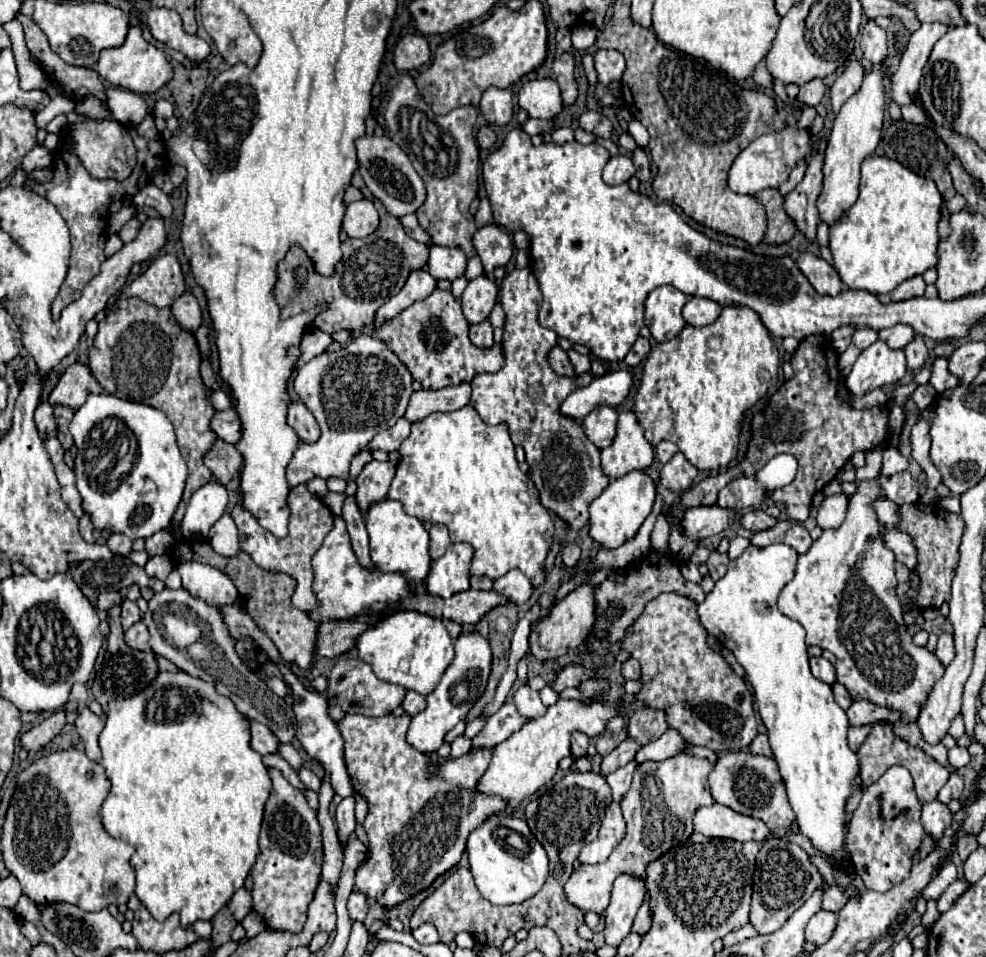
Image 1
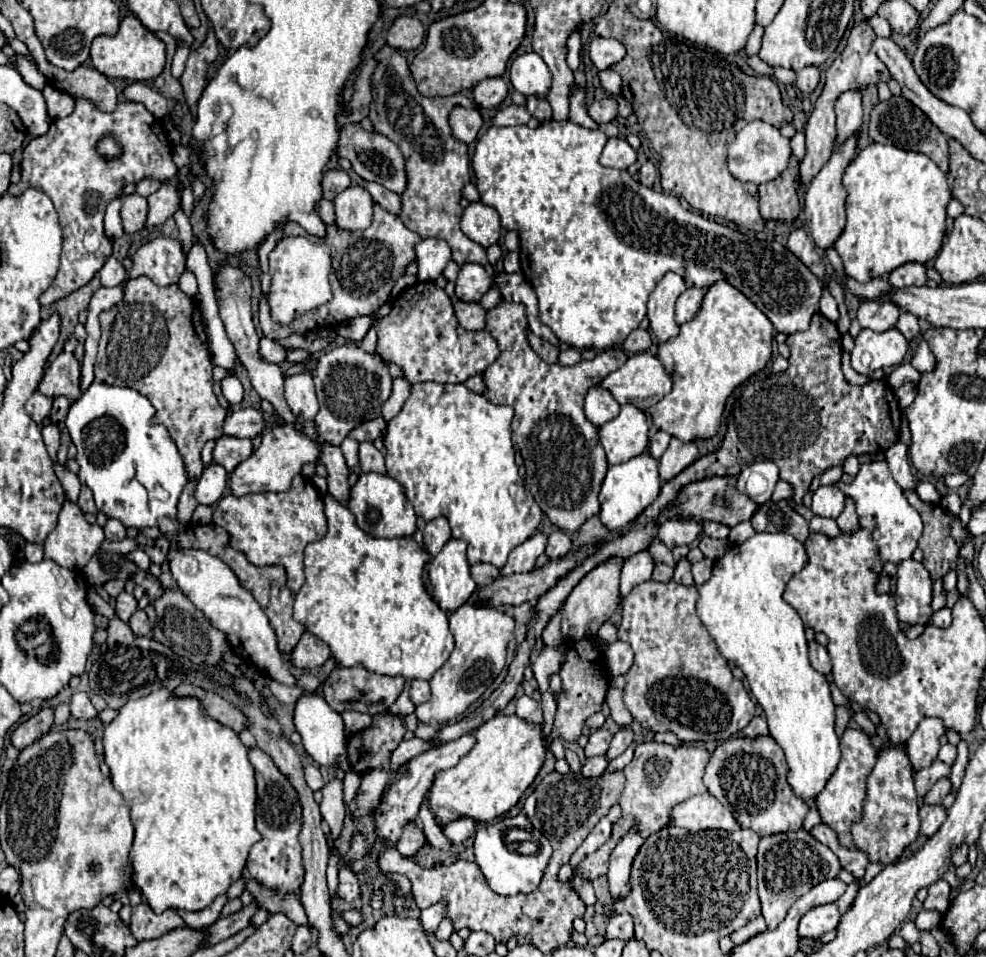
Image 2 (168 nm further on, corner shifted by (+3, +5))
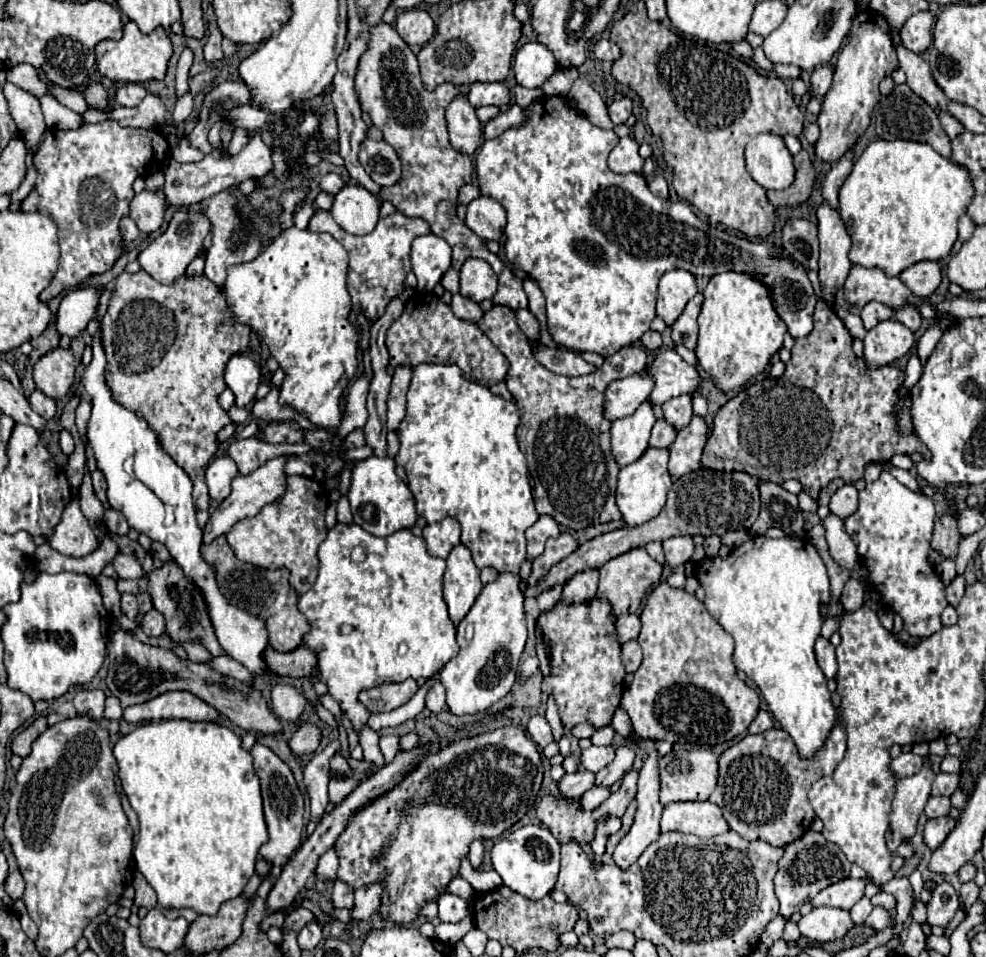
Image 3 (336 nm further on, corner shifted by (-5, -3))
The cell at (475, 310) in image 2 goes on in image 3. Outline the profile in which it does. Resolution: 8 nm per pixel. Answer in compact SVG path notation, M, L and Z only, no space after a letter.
M455 293L455 295L453 295L449 307L451 307L451 311L455 313L455 317L465 319L465 321L475 321L475 323L477 323L477 321L481 319L481 315L483 315L483 311L479 309L479 305L477 305L475 301L463 297L461 293Z

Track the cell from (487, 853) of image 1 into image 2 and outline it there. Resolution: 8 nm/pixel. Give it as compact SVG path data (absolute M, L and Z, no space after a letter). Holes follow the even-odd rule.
M523 813L517 815L517 817L511 817L511 819L497 819L493 823L485 823L475 833L475 863L483 871L487 885L497 895L507 897L507 895L519 895L519 893L531 893L531 891L535 891L539 887L539 883L541 883L543 871L545 871L549 859L551 859L551 845L547 841L547 837L543 837L539 831L535 831L533 825L529 823L529 819ZM513 827L527 829L527 831L531 831L539 839L537 853L533 853L533 855L519 855L519 853L507 849L505 835Z

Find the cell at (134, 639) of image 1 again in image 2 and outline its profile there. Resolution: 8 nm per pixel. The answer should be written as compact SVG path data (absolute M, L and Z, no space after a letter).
M137 609L137 611L131 615L129 627L131 627L131 631L133 631L137 637L149 637L149 635L151 635L151 623L149 623L149 619L147 619L147 615L145 615L143 609Z

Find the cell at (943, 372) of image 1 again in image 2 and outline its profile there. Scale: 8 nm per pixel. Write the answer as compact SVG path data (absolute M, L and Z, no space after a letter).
M925 341L919 343L917 353L911 359L911 365L919 371L919 373L929 373L931 369L935 369L935 355L931 353L931 349L927 347Z

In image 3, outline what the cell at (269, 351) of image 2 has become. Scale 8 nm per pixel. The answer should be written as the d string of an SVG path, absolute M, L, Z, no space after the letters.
M239 353L229 359L225 369L225 381L235 395L237 407L251 405L259 387L259 379L261 379L261 367L247 353Z

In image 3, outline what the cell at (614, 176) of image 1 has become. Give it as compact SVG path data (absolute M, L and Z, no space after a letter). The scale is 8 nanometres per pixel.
M623 137L617 147L609 153L609 169L615 173L639 173L643 159L639 155L639 145L633 137Z

